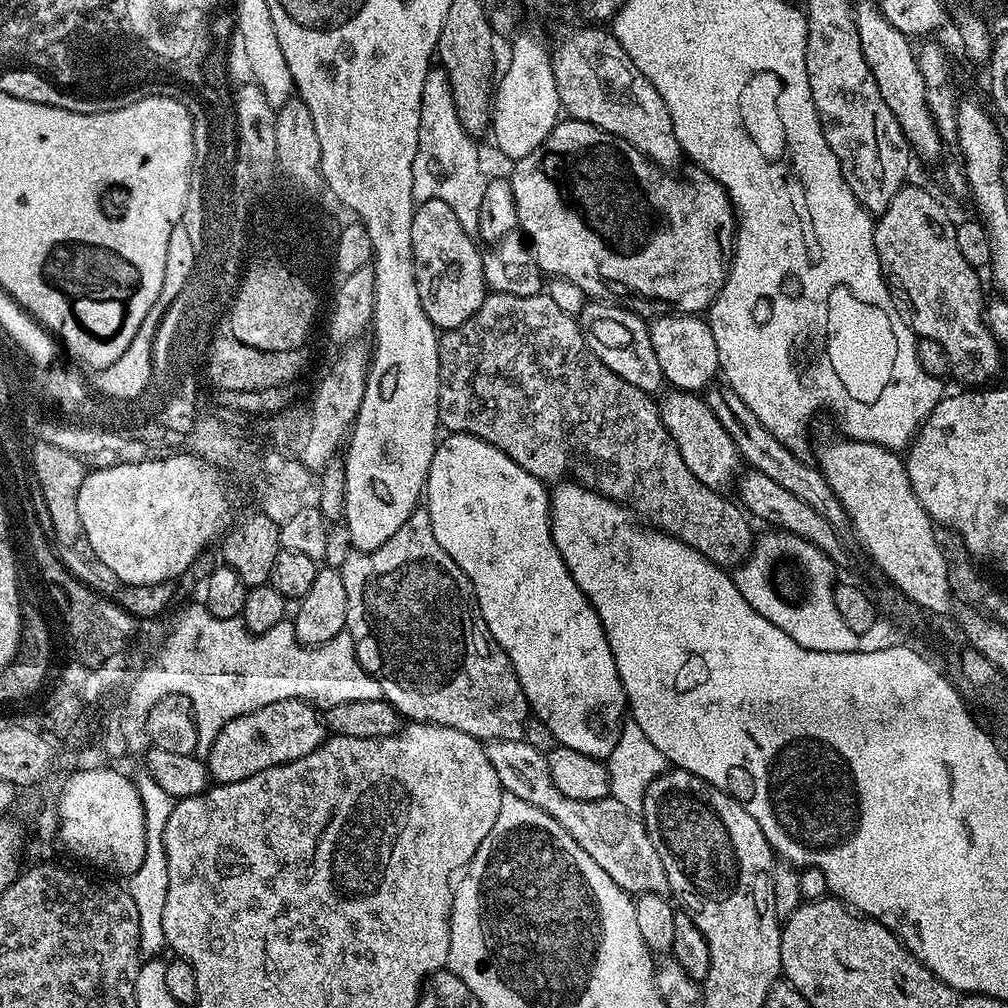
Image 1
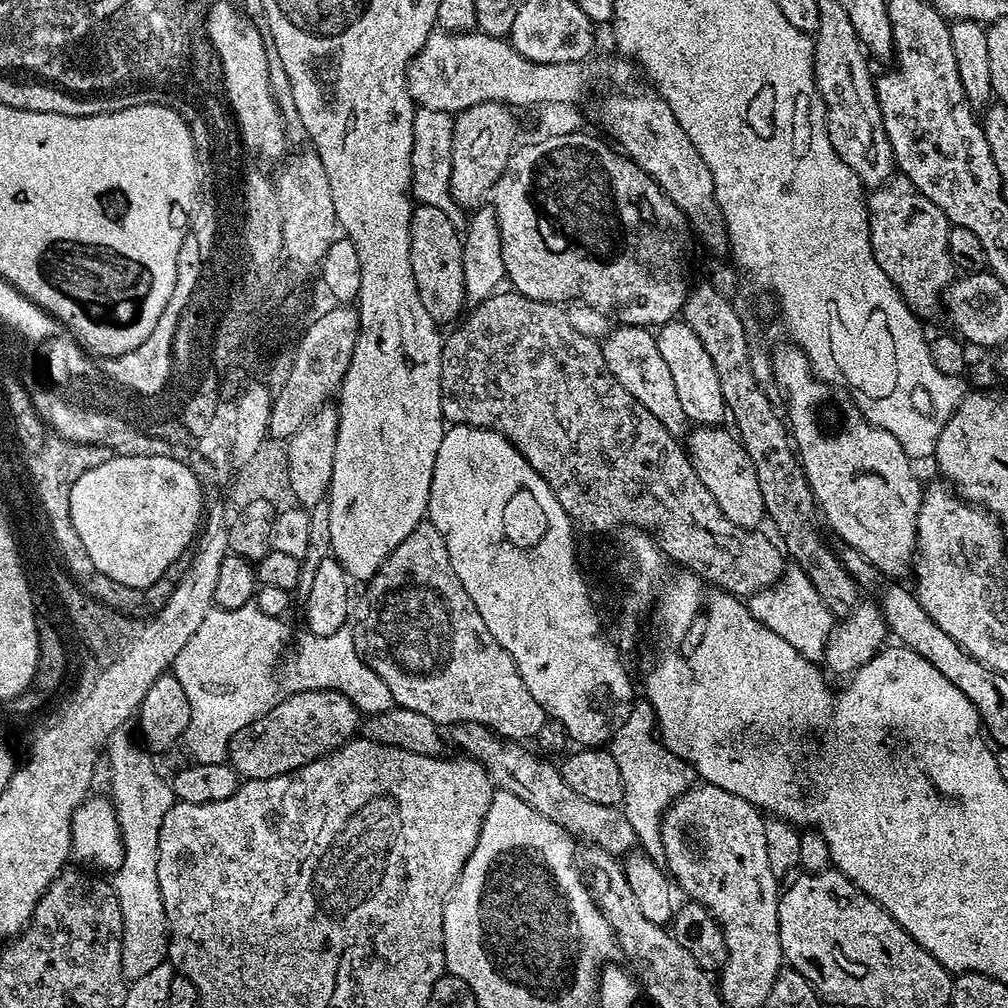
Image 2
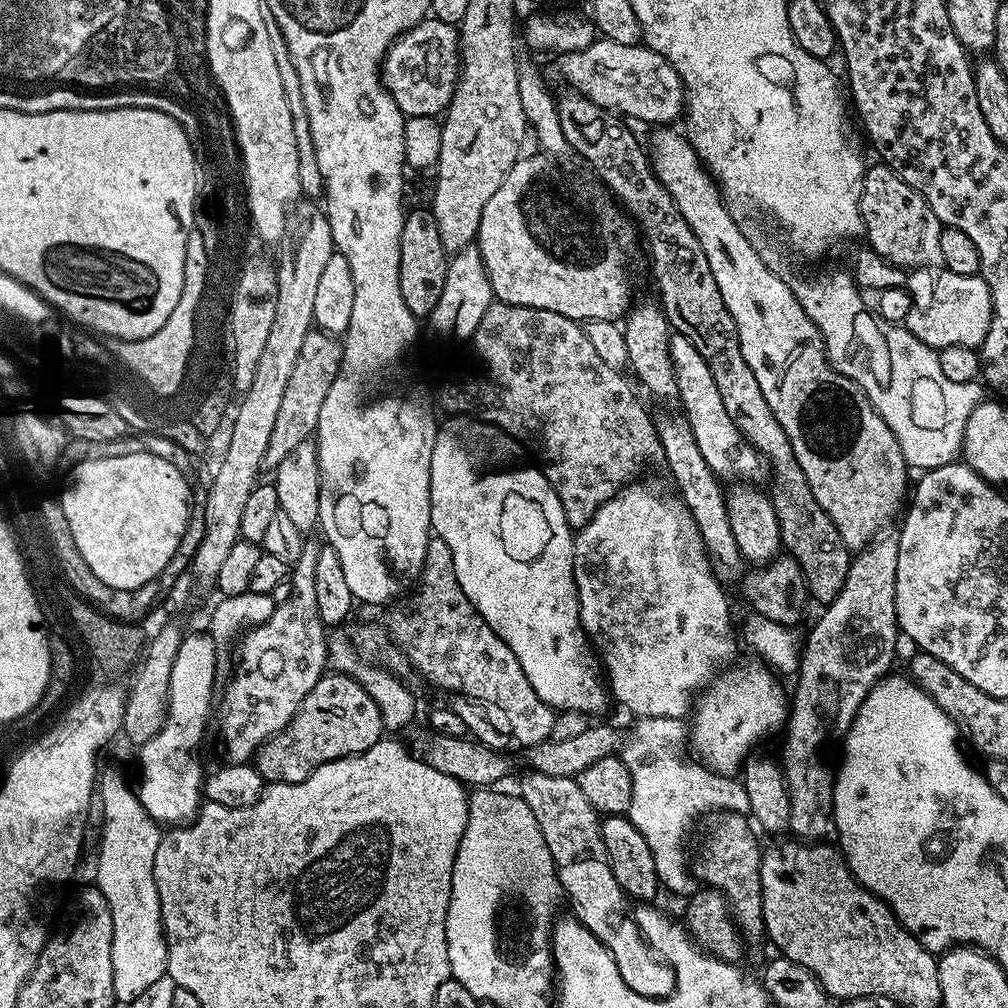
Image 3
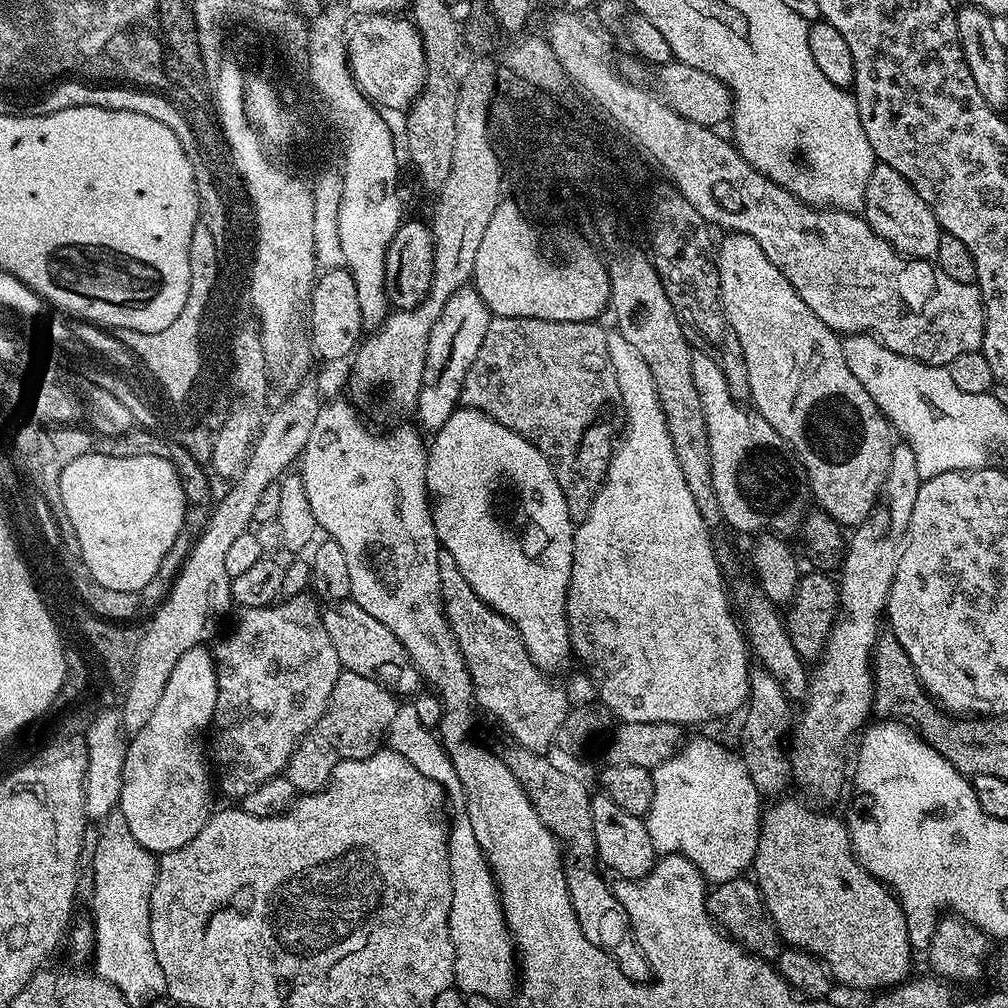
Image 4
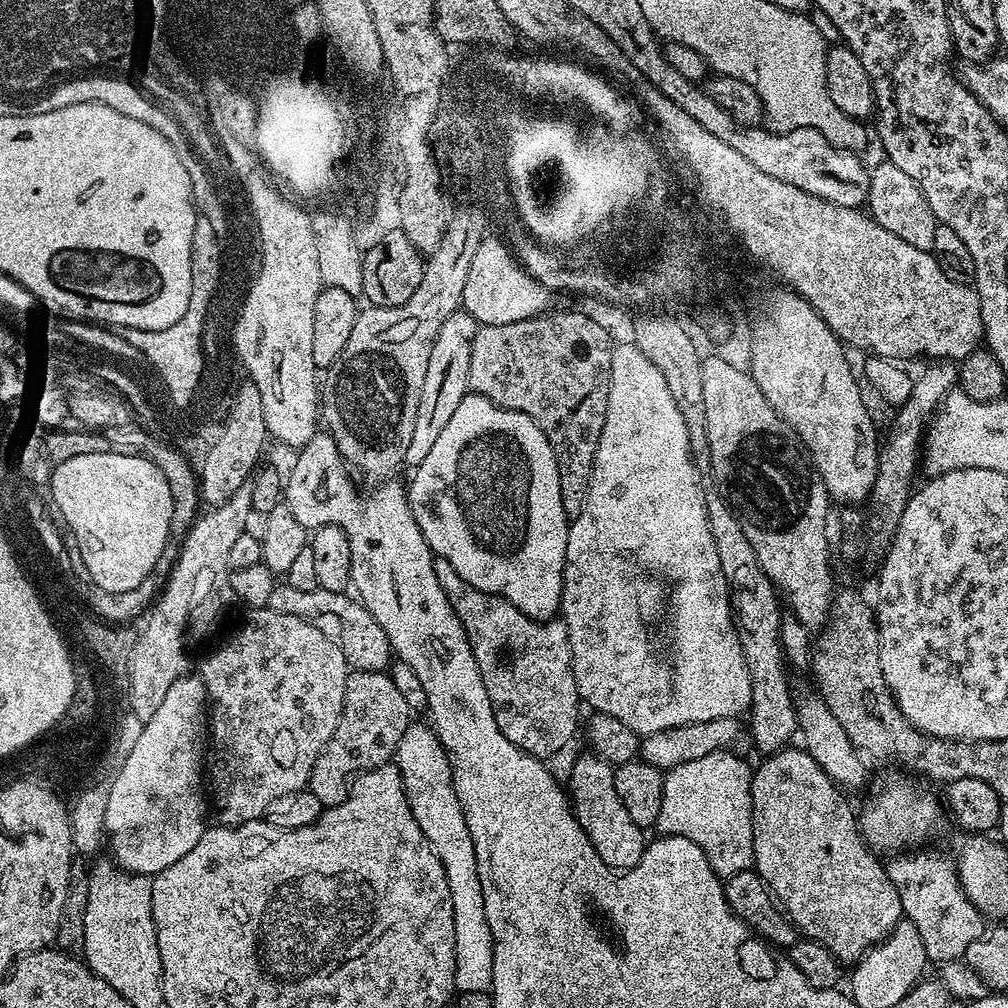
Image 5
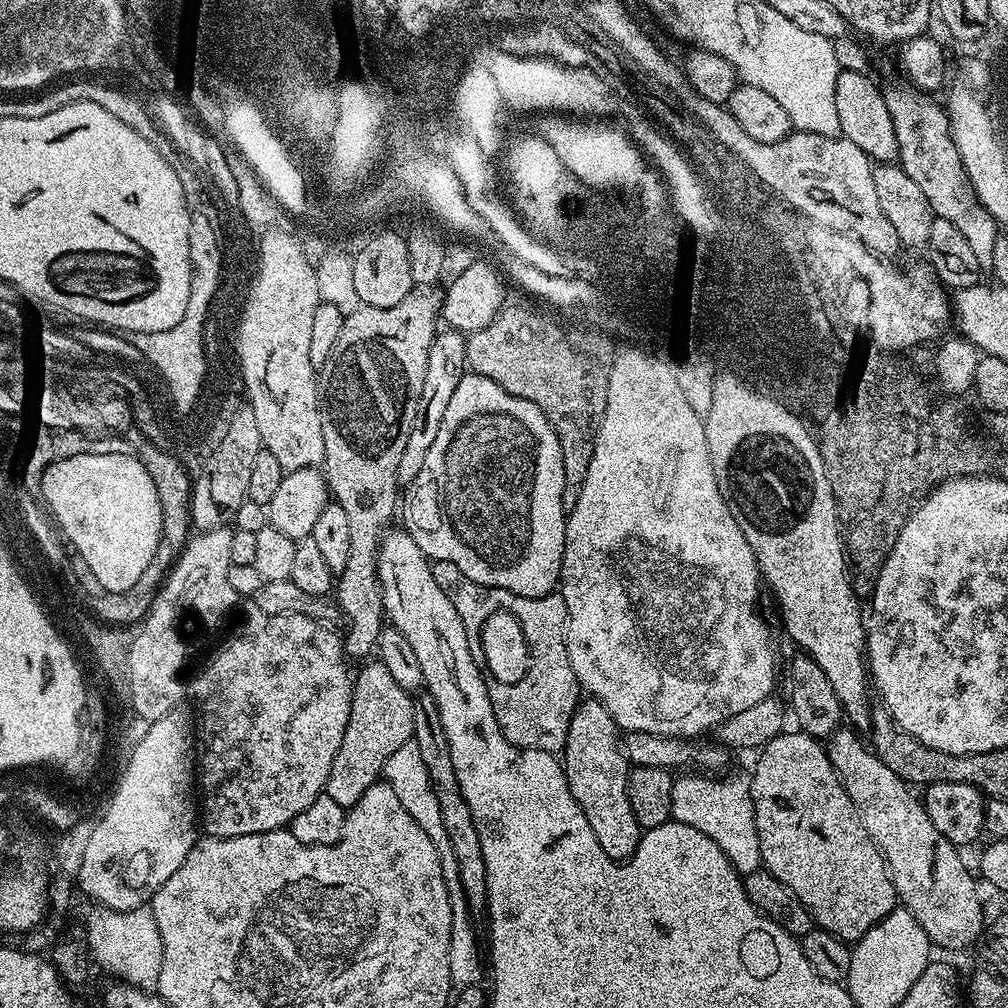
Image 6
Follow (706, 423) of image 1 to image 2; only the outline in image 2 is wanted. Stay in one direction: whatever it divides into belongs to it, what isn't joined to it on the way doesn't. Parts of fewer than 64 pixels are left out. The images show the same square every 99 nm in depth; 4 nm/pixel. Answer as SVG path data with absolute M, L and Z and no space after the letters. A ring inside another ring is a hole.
M724 426L693 427L686 436L686 451L698 478L702 478L702 486L706 486L714 502L718 502L718 510L722 510L734 526L756 530L766 520L762 486L758 486L758 474L754 471L754 462L750 462L750 454L746 454L739 439L729 429L728 432Z

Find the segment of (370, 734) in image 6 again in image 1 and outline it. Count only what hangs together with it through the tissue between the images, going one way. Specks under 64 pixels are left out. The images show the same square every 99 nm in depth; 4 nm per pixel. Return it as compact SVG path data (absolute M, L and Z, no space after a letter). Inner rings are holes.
M307 700L270 702L270 706L262 706L250 714L242 714L230 722L226 722L226 726L222 726L222 730L218 730L214 742L206 750L208 775L216 784L242 782L242 778L250 778L270 766L282 766L286 762L294 762L298 758L310 754L319 744L324 743L325 739L326 725L317 705L310 704Z

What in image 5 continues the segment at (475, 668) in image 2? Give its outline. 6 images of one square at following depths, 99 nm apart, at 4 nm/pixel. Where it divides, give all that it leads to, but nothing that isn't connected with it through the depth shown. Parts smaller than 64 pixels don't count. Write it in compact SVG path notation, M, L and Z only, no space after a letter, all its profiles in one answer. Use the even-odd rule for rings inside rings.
M437 556L435 562L438 582L466 630L486 694L497 707L498 730L532 756L549 758L562 751L582 724L582 701L574 682L568 628L563 619L531 620L506 598L470 586L446 558Z

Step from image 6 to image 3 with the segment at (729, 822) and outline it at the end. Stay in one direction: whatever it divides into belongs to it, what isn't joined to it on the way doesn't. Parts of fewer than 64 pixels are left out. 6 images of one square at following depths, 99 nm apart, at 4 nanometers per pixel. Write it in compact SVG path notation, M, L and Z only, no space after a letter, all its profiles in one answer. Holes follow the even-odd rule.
M639 717L636 725L623 737L618 748L621 762L630 770L630 780L634 786L634 794L630 800L628 821L638 826L638 834L646 838L646 846L650 846L650 854L654 854L654 870L660 879L661 889L673 892L676 896L687 898L698 891L698 881L690 871L689 857L684 857L684 843L688 840L688 827L699 816L707 812L714 814L744 814L748 812L748 799L743 783L735 775L723 776L712 772L690 751L690 728L683 719Z

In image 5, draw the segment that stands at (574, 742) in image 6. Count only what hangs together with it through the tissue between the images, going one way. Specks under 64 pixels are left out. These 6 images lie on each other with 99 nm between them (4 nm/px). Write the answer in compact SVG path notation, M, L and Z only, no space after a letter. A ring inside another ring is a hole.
M591 750L585 751L585 756L580 756L573 762L566 788L570 793L572 815L588 833L598 858L602 858L602 862L606 862L606 866L613 870L638 866L646 847L646 832L636 825L634 818L630 818L630 810L626 810L622 798L618 798L613 765L606 763L600 756L595 756Z

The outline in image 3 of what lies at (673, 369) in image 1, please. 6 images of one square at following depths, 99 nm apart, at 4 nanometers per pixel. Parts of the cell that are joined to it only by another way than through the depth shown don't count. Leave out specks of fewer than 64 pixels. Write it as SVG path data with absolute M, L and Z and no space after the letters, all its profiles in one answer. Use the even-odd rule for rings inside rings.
M679 334L673 335L670 362L674 366L674 378L678 382L678 402L684 406L682 415L694 434L694 442L698 442L698 450L702 450L702 458L706 458L706 466L710 466L717 478L732 480L728 482L760 482L756 480L763 476L765 479L766 468L760 453L741 436L738 426L730 422L730 414L726 414L726 406L722 406L718 386L714 386L710 366L706 366L702 354L694 350L694 342Z

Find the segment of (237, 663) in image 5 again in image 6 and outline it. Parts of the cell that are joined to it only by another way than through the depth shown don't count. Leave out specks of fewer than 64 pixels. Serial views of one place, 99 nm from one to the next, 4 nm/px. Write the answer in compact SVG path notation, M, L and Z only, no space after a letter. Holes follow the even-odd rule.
M256 607L250 612L240 633L230 637L209 658L208 665L197 674L196 681L190 684L190 696L196 699L195 715L198 717L198 796L202 801L202 828L207 835L222 838L287 829L292 820L298 818L298 814L302 814L302 810L306 810L306 806L310 806L310 802L314 802L314 798L318 798L327 789L330 766L334 762L334 754L338 754L338 746L342 746L342 738L346 734L350 718L353 677L350 672L348 676L349 661L346 659L341 637L335 636L328 629L331 627L327 623L302 613L266 614Z

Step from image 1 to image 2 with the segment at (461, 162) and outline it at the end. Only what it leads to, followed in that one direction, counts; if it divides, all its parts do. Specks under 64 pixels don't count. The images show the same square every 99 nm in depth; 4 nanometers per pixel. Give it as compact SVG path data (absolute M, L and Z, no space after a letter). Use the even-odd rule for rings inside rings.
M417 107L414 118L414 142L411 143L412 187L410 194L415 203L438 206L458 230L467 225L467 215L456 203L449 186L453 158L453 122L455 117L446 111Z

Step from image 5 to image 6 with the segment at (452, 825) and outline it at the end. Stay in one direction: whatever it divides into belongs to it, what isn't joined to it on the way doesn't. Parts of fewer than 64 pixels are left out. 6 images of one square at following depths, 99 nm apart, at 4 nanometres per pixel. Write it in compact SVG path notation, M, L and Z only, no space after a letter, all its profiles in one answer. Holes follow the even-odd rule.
M415 740L406 741L402 746L398 746L398 750L394 750L394 754L390 754L382 776L394 790L394 794L398 794L398 802L402 802L402 806L406 806L406 814L410 814L410 818L414 818L414 822L418 822L418 826L422 826L422 830L426 830L426 834L430 834L430 838L440 855L442 874L446 882L446 890L450 898L450 910L452 911L450 978L453 985L480 984L482 980L480 975L483 972L485 975L486 964L485 961L484 964L480 961L480 944L476 941L476 932L472 929L471 922L468 921L470 913L466 894L462 890L462 878L458 876L458 862L454 858L454 850L450 846L450 838L446 832L446 826L442 822L442 810L436 797L436 790L432 786L432 779L428 773L426 762L422 762L422 754L418 754Z

